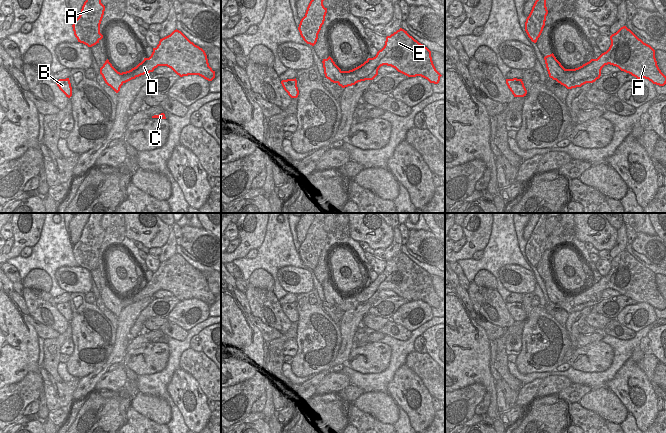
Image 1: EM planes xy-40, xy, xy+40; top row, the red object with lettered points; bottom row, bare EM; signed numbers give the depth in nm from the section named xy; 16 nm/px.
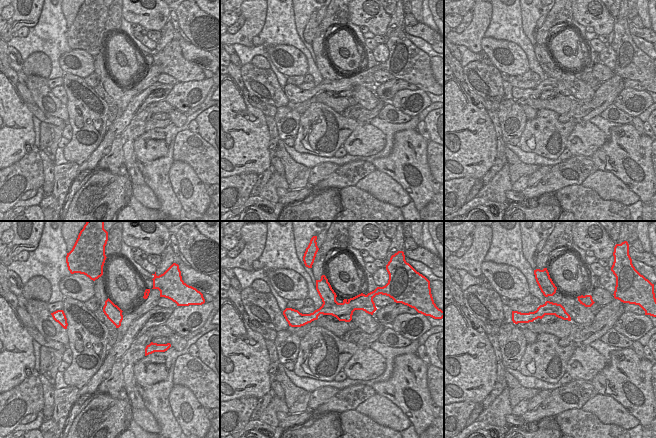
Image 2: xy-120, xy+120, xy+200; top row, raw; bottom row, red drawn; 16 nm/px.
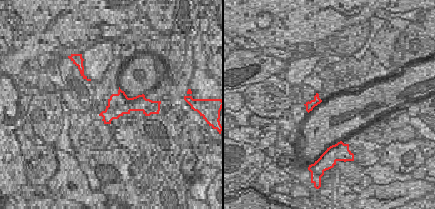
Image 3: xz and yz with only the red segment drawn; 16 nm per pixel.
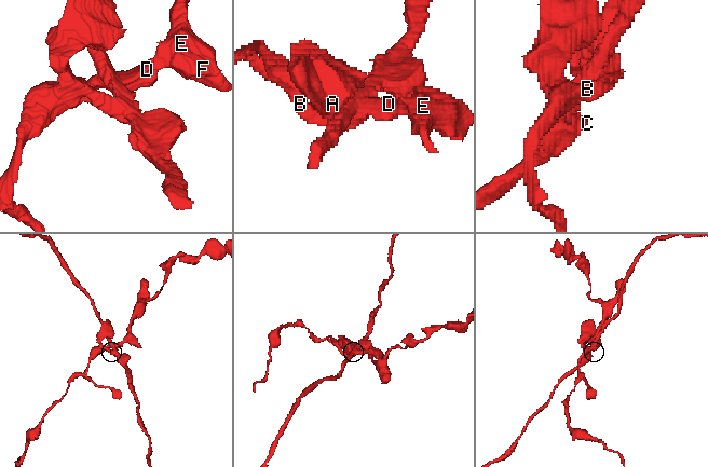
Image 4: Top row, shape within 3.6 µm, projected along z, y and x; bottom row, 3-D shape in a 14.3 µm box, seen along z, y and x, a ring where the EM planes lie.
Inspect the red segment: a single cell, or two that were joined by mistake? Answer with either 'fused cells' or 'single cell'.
fused cells

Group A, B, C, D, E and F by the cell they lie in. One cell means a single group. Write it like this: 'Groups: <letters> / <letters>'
Groups: A B D E F / C.

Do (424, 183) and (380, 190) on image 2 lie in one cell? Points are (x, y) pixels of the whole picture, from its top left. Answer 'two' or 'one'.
two

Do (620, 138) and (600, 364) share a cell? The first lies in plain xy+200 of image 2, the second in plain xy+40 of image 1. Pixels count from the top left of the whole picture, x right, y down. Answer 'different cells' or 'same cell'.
different cells

